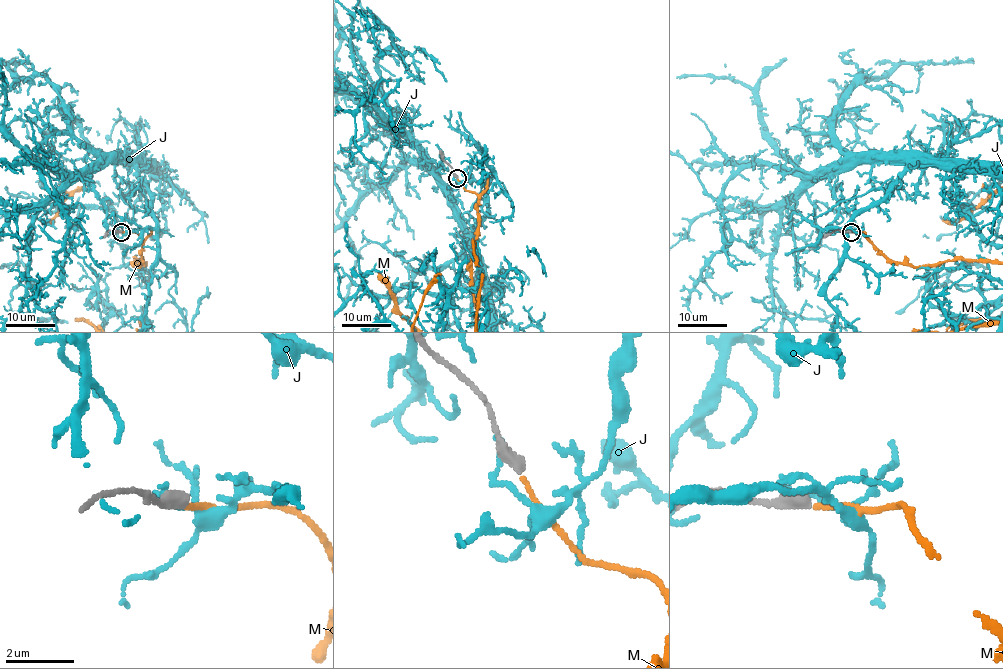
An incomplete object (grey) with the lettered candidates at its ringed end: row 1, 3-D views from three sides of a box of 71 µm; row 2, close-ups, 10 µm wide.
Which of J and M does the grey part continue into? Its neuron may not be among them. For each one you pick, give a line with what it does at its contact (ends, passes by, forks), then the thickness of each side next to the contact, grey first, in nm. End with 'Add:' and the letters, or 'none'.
M: It ends there. Thickness 400 nm (grey) against 130 nm
Add: M

